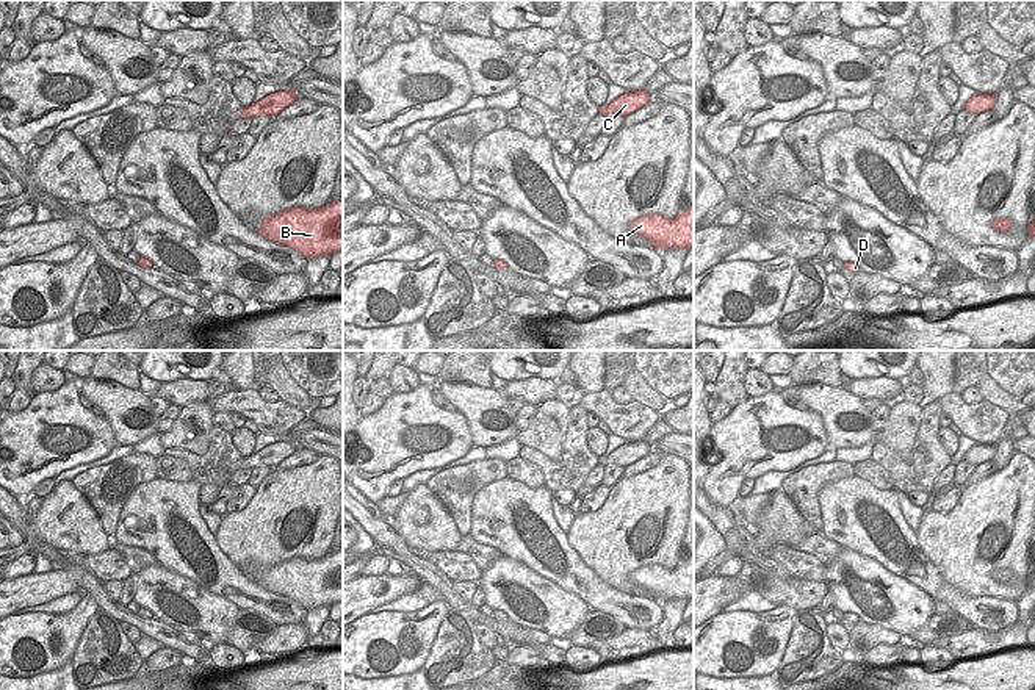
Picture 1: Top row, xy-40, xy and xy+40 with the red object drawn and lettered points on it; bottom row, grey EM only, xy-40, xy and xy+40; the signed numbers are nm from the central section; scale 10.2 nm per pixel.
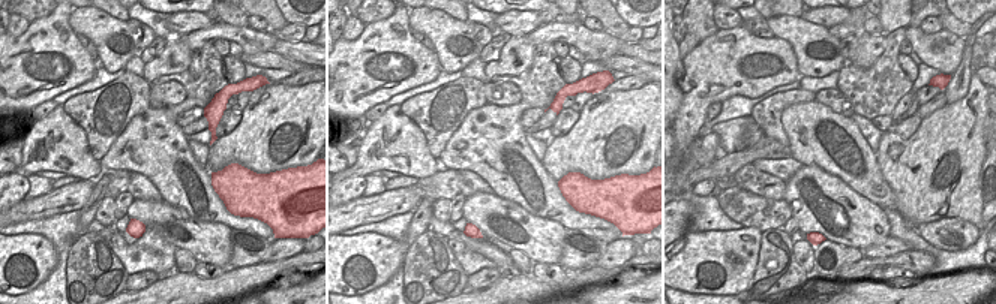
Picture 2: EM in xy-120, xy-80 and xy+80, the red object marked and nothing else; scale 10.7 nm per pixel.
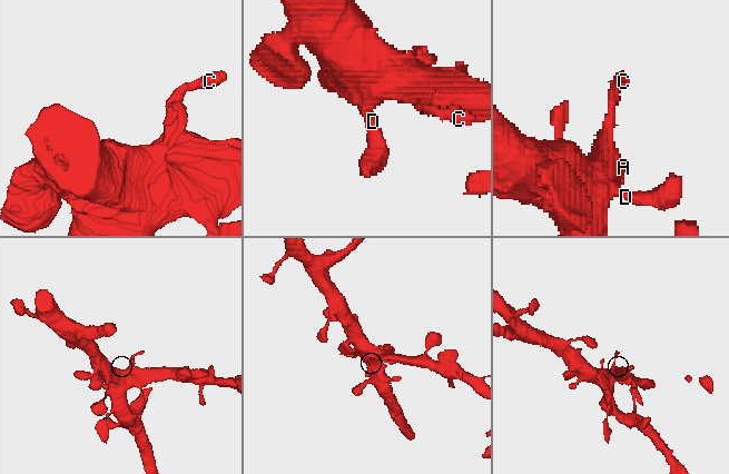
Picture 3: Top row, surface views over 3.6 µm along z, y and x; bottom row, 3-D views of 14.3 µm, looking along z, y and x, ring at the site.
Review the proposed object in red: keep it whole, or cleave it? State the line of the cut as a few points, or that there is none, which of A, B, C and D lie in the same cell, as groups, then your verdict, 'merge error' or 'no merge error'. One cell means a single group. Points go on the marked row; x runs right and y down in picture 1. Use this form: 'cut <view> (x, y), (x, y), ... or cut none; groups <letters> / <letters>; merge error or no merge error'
cut none; groups A B C D; no merge error

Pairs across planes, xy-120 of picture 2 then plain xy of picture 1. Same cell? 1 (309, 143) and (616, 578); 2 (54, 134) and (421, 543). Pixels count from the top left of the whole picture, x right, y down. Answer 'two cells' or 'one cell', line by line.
1: one cell
2: one cell

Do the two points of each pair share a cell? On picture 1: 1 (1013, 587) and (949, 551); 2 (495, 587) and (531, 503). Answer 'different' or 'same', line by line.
1: same
2: different

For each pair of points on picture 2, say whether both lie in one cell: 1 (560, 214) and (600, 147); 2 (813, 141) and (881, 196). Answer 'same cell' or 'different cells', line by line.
1: different cells
2: same cell

